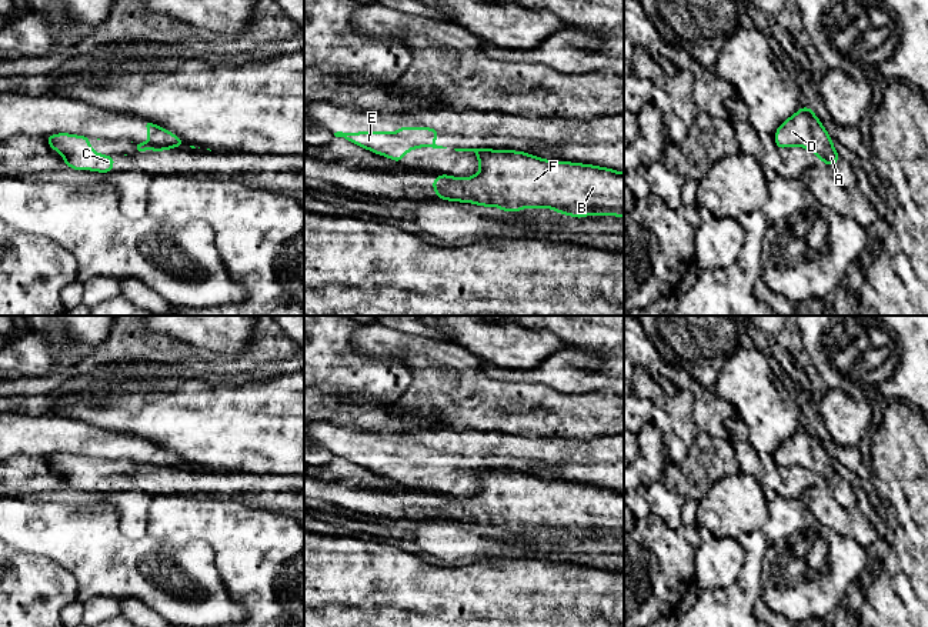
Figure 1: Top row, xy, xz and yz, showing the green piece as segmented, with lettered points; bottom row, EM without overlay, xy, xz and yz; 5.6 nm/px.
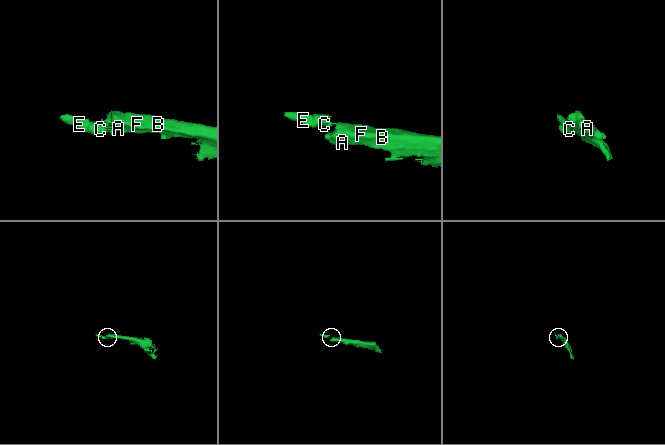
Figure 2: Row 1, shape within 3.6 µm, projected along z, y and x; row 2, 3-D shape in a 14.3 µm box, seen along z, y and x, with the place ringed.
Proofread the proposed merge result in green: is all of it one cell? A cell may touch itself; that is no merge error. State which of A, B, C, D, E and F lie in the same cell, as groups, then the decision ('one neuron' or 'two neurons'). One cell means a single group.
A B D F / C E | two neurons

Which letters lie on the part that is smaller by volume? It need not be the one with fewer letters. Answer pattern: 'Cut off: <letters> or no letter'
Cut off: C, E

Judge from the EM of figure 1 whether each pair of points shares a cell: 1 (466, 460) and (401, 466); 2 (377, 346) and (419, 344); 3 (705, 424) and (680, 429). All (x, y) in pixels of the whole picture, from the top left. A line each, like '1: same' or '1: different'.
1: different
2: same
3: different

